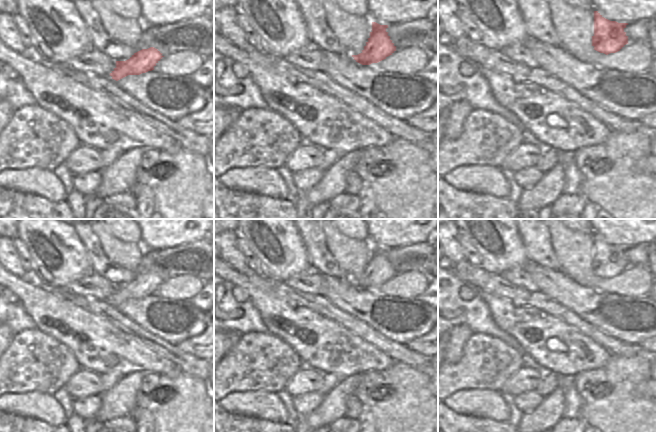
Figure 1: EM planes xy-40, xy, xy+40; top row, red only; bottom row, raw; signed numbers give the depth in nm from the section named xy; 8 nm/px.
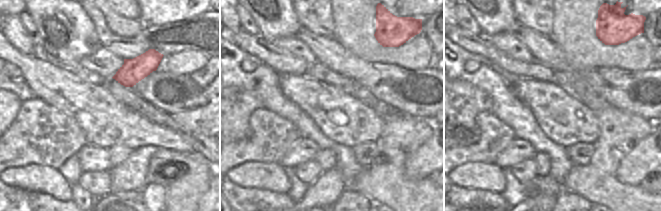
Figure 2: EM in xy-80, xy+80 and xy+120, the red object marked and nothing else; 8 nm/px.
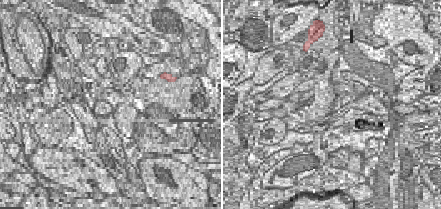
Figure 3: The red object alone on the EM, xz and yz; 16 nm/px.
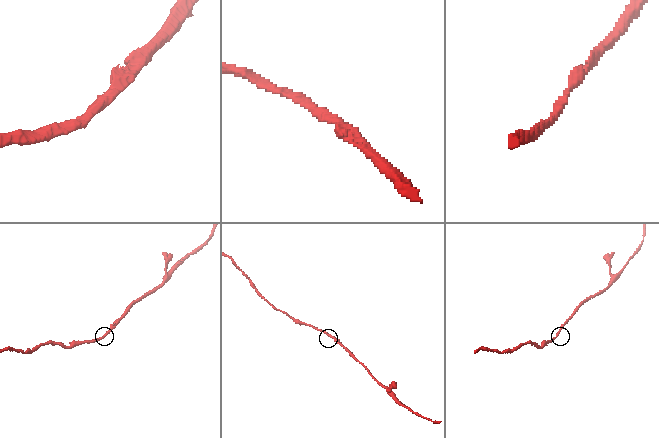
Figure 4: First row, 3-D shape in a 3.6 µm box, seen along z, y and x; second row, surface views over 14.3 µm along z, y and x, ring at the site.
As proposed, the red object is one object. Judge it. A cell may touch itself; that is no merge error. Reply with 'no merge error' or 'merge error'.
no merge error

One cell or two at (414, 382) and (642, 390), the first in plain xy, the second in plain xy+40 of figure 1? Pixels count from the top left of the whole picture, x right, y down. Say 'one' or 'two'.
two

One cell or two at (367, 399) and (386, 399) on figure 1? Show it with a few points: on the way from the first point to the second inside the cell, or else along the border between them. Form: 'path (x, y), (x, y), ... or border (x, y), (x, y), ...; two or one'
border (397, 395), (379, 387), (374, 402), (363, 407); two

